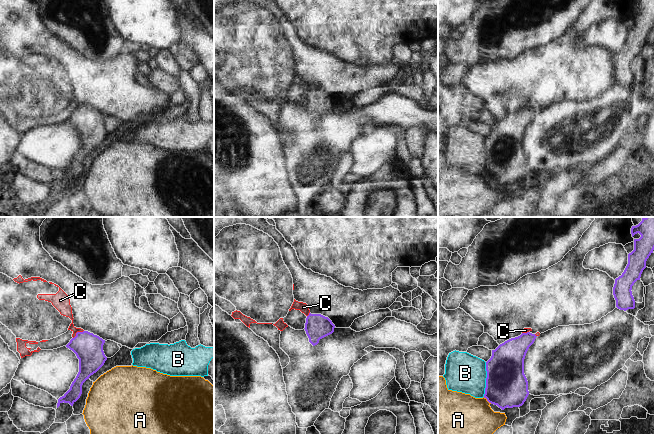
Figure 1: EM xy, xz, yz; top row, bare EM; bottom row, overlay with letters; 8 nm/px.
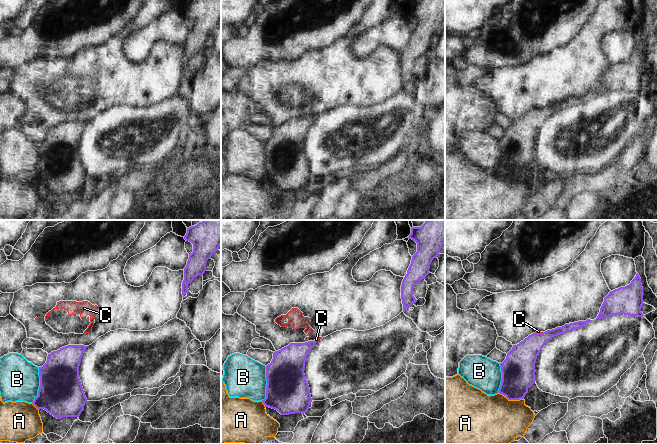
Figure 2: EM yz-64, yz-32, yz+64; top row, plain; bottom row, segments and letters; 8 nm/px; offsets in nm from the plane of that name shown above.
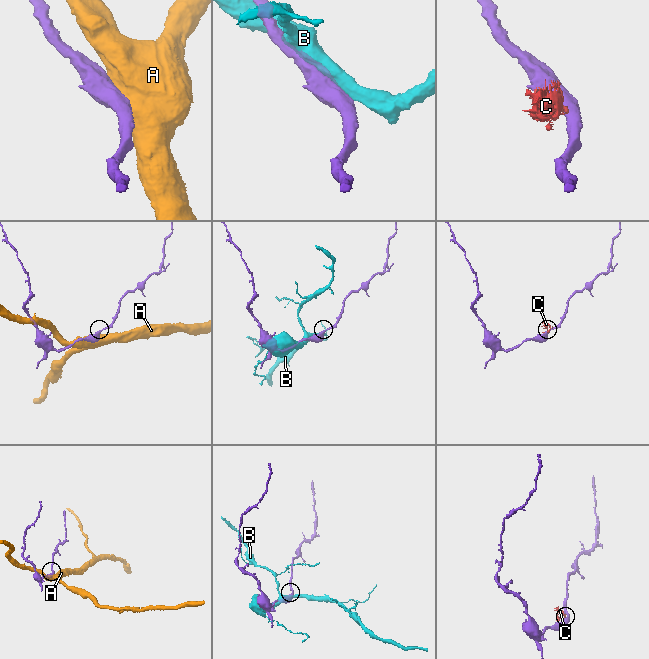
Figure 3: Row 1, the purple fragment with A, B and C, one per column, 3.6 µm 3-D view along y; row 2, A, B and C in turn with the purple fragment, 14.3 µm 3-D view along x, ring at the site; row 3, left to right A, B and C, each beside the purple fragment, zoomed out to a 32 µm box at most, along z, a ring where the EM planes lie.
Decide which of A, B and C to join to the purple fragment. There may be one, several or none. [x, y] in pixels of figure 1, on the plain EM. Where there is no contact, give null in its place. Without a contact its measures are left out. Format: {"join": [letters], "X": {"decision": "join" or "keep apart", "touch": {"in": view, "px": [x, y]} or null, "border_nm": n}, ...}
{"join": [], "A": {"decision": "keep apart", "touch": {"in": "yz", "px": [487, 176]}, "border_nm": 90}, "B": {"decision": "keep apart", "touch": {"in": "yz", "px": [486, 155]}, "border_nm": 280}, "C": {"decision": "keep apart", "touch": {"in": "xy", "px": [77, 108]}, "border_nm": 110}}

